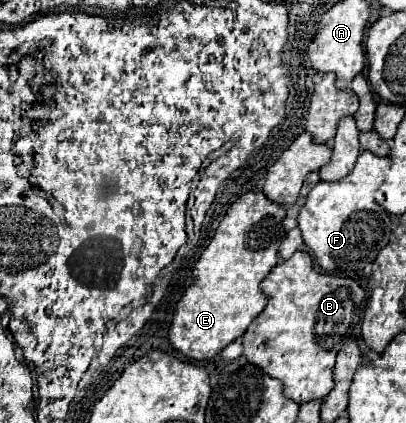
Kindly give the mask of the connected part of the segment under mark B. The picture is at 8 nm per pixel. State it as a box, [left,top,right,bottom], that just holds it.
[242,251,368,403]

